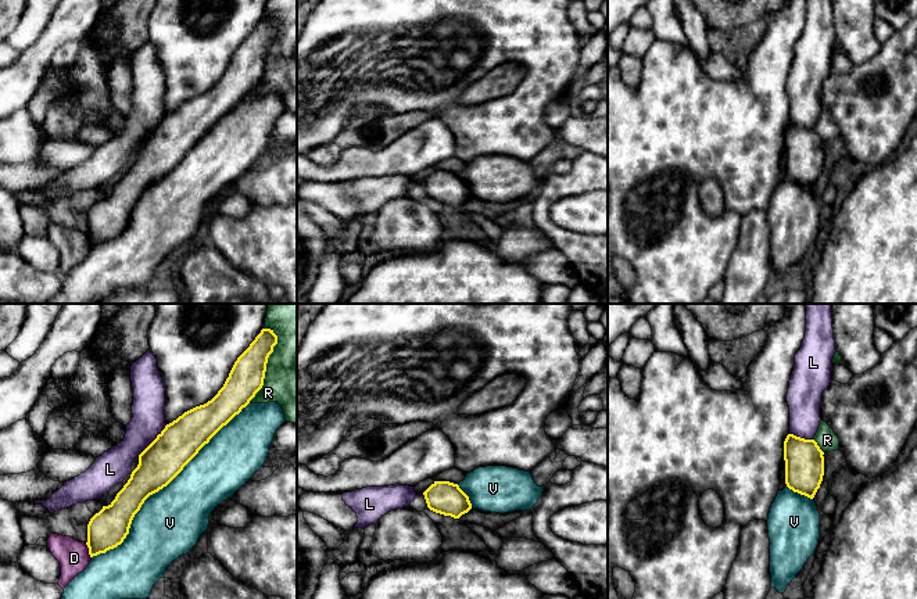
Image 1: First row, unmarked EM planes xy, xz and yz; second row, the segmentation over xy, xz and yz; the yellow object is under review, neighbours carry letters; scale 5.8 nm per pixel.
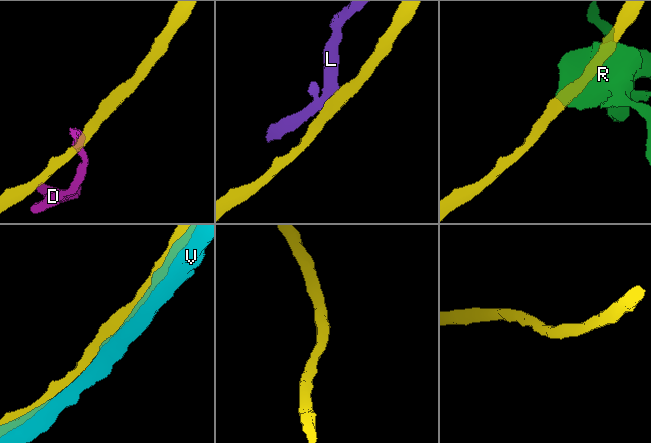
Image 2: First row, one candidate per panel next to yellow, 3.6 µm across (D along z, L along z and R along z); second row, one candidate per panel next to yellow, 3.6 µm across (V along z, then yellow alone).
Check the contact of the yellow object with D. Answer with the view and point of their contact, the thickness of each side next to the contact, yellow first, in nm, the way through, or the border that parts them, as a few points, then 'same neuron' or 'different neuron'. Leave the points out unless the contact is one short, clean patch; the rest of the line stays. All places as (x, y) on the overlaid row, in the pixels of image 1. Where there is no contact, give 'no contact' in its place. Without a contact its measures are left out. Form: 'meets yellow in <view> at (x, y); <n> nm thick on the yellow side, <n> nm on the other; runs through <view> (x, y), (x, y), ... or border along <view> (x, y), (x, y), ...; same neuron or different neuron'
meets yellow in xy at (89, 551); 220 nm thick on the yellow side, 180 nm on the other; border along xy (85, 544), (90, 558); different neuron

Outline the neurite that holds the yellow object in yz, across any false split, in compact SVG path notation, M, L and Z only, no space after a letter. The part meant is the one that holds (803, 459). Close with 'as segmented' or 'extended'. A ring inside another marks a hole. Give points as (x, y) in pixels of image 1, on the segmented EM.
M788 434L784 441L787 487L767 519L771 588L782 595L819 545L820 513L813 498L824 476L823 455L814 440Z; extended

